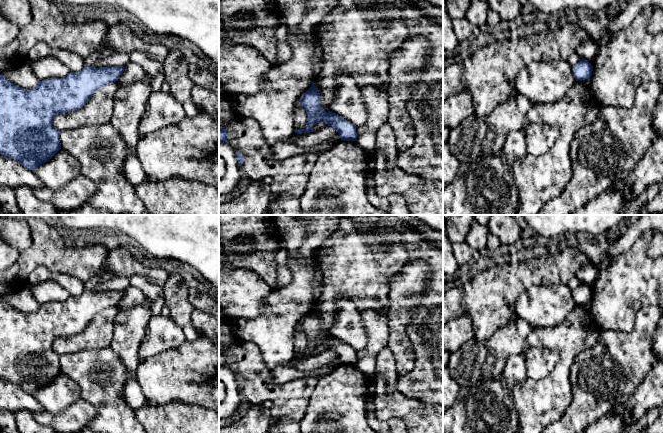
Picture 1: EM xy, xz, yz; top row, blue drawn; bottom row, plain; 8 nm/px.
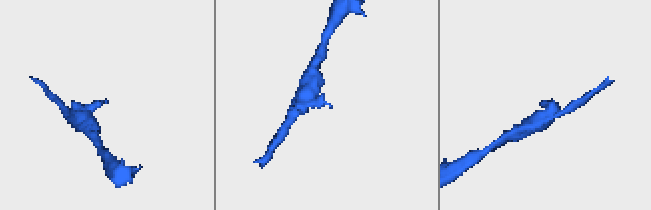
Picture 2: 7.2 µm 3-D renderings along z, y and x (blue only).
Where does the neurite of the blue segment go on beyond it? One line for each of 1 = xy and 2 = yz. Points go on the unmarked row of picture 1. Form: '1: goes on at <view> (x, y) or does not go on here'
1: does not go on here
2: does not go on here

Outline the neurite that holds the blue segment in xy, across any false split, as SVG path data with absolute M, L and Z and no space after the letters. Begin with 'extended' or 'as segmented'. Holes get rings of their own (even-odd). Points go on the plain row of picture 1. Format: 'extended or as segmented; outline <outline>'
as segmented; outline M86 289L81 295L70 296L63 302L39 305L29 314L14 309L3 298L0 299L0 379L34 395L61 373L60 355L53 350L54 341L80 333L99 312L116 306L123 295L123 290L96 292Z

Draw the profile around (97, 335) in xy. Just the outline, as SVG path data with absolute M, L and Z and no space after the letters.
M116 306L99 312L80 333L56 339L53 350L61 356L82 350L100 350L110 347L117 313Z

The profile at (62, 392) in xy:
M61 372L51 383L38 390L34 397L44 410L59 414L81 398L81 395L78 385Z

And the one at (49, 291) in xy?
M51 279L35 285L24 281L22 285L29 288L38 306L49 302L63 302L70 297L65 288Z

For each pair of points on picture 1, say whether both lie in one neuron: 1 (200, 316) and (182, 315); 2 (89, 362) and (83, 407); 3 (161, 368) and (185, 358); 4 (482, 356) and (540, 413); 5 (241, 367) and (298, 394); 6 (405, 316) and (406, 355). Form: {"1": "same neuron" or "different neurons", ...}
{"1": "different neurons", "2": "different neurons", "3": "same neuron", "4": "different neurons", "5": "same neuron", "6": "same neuron"}

